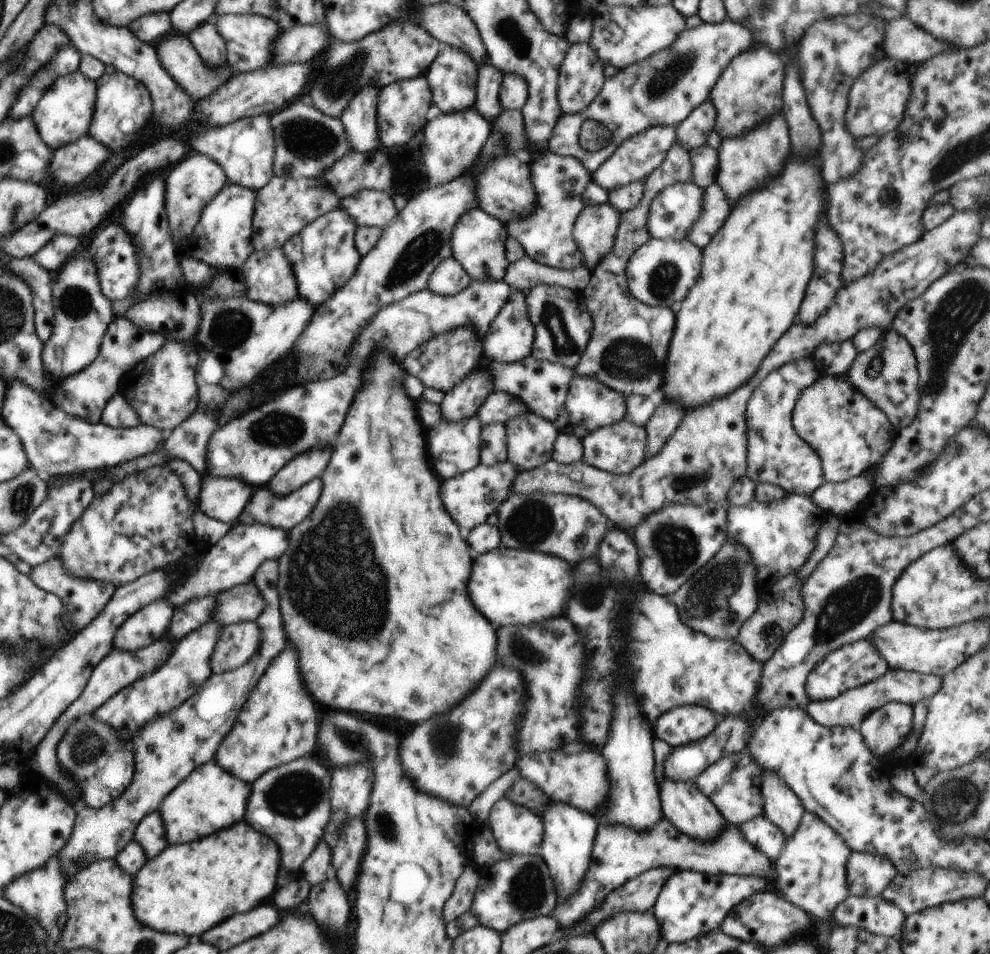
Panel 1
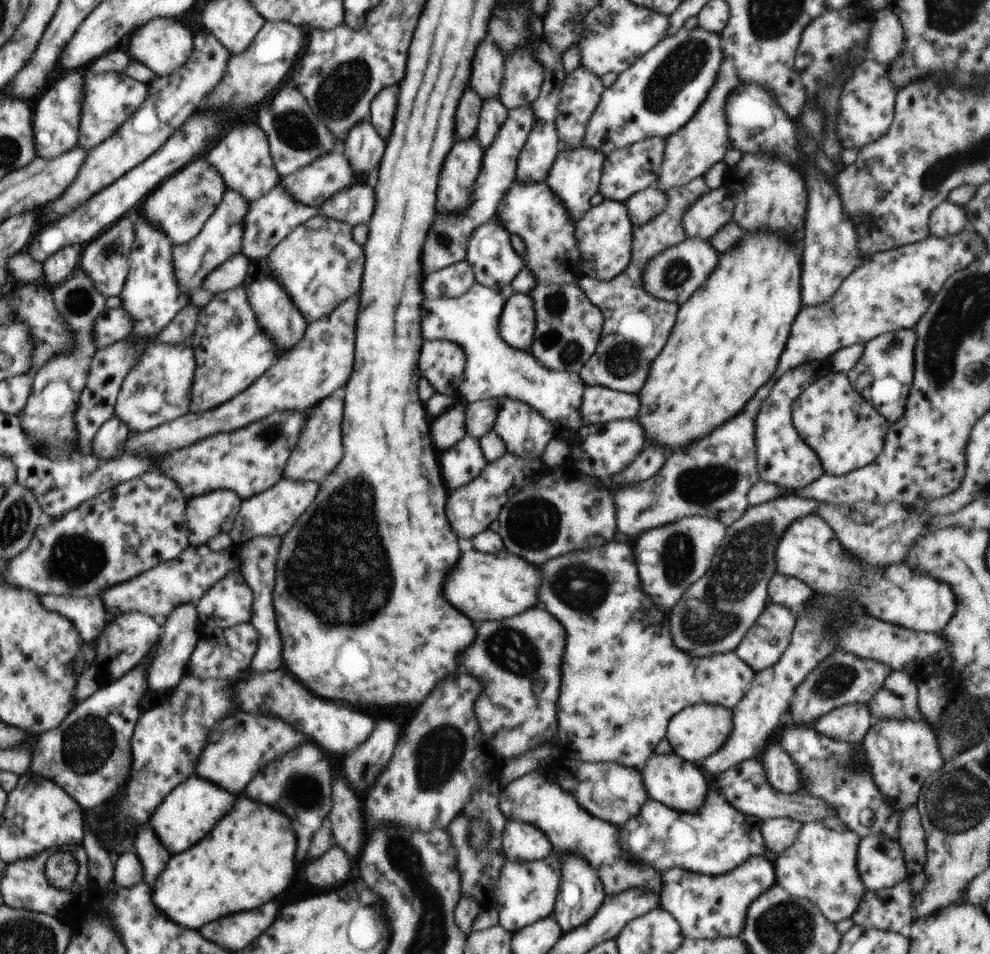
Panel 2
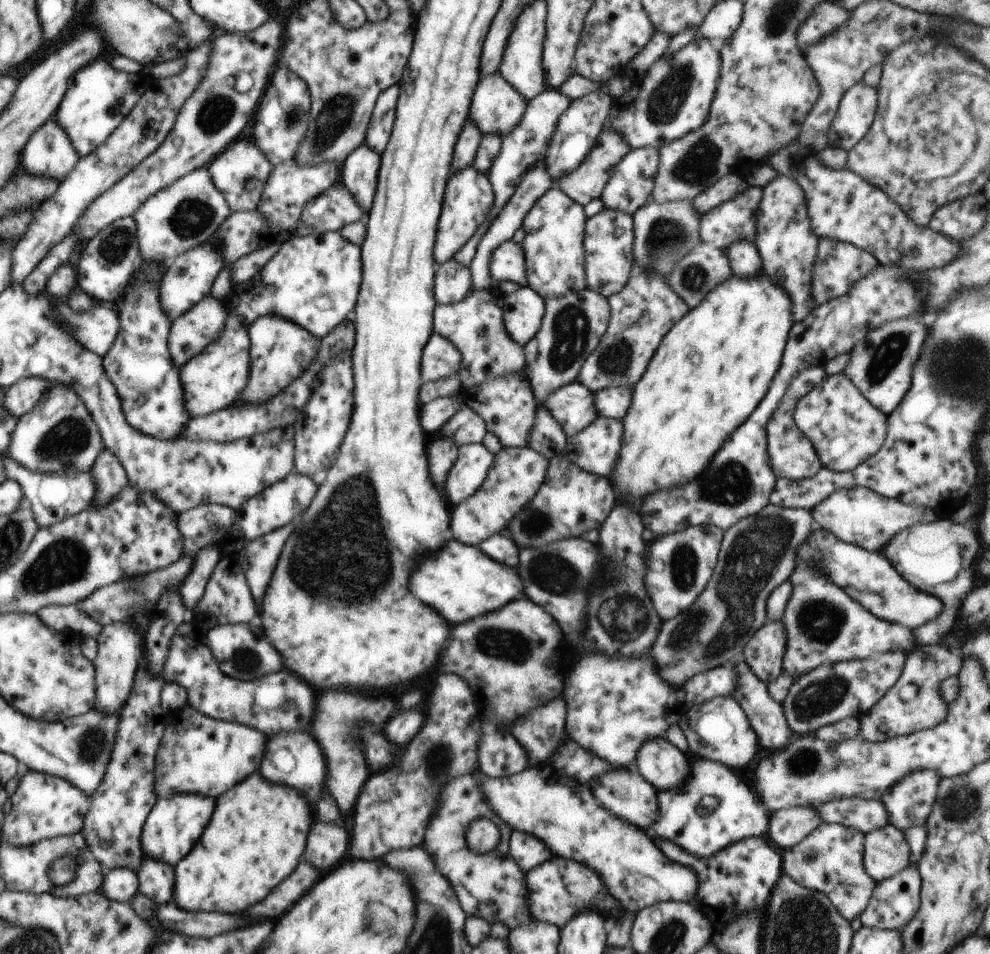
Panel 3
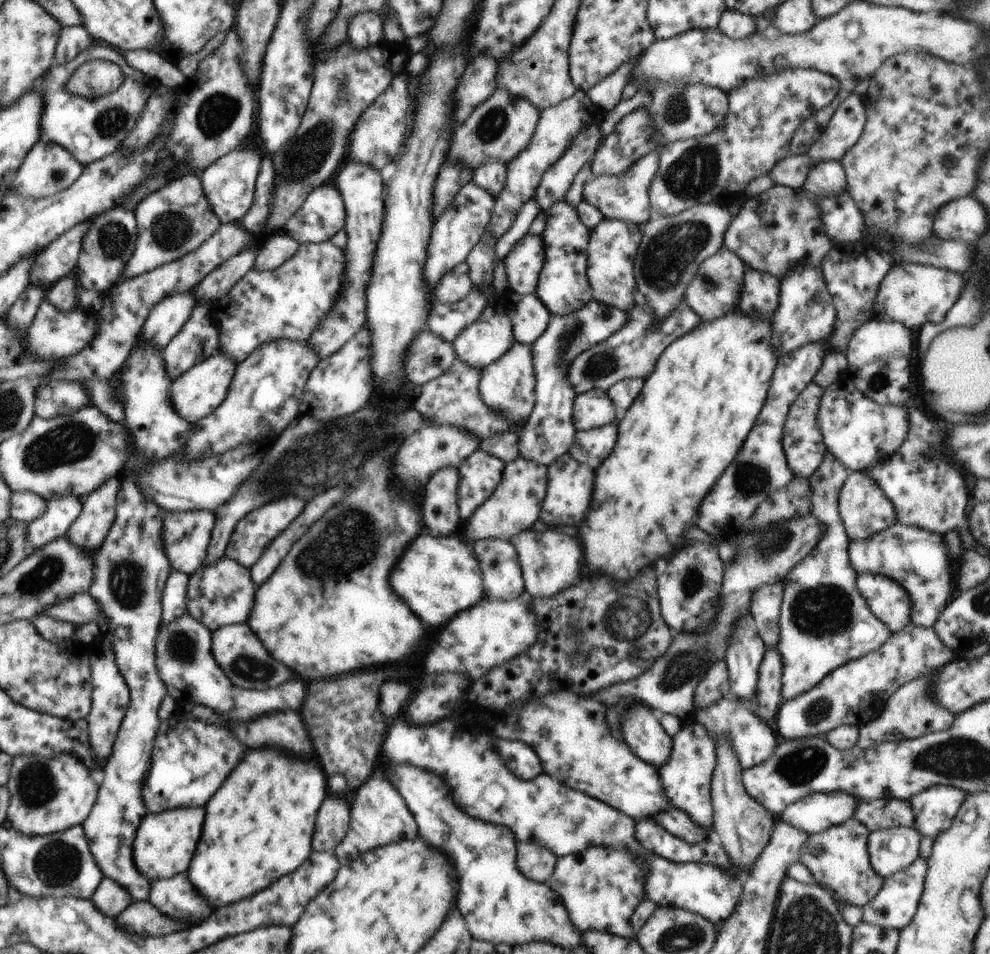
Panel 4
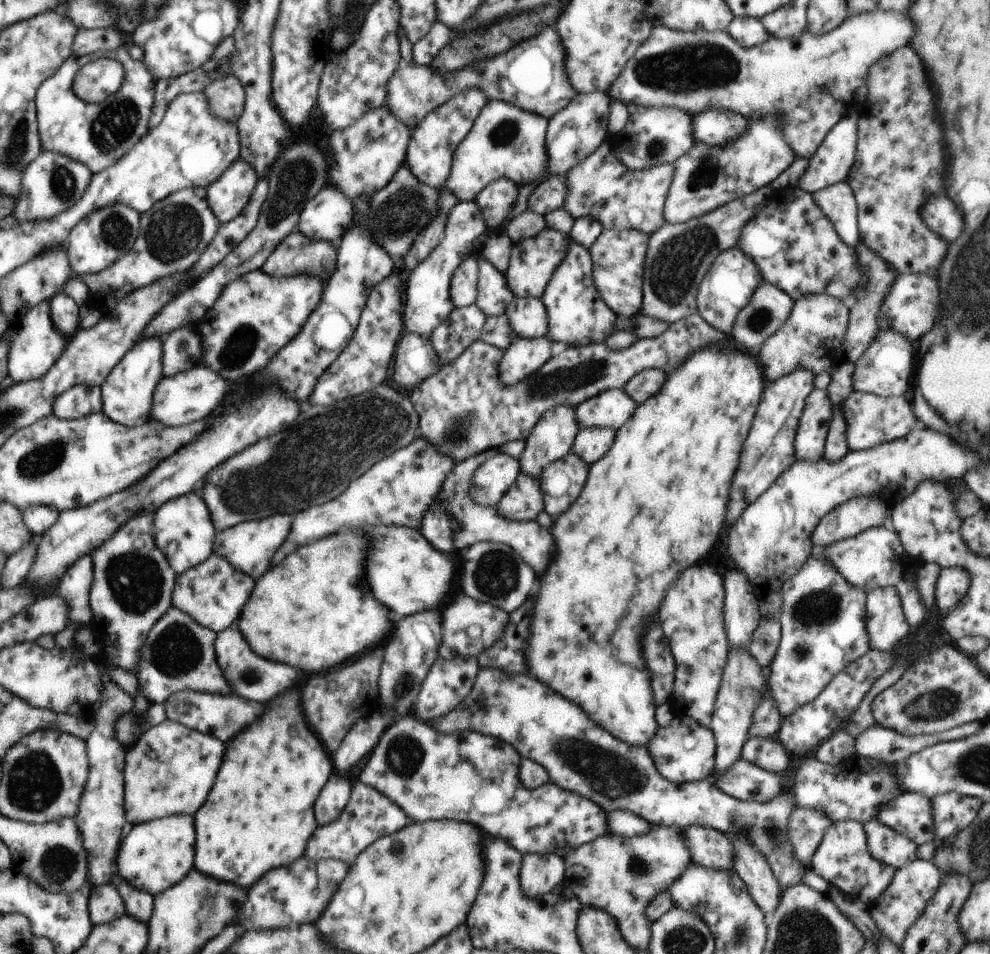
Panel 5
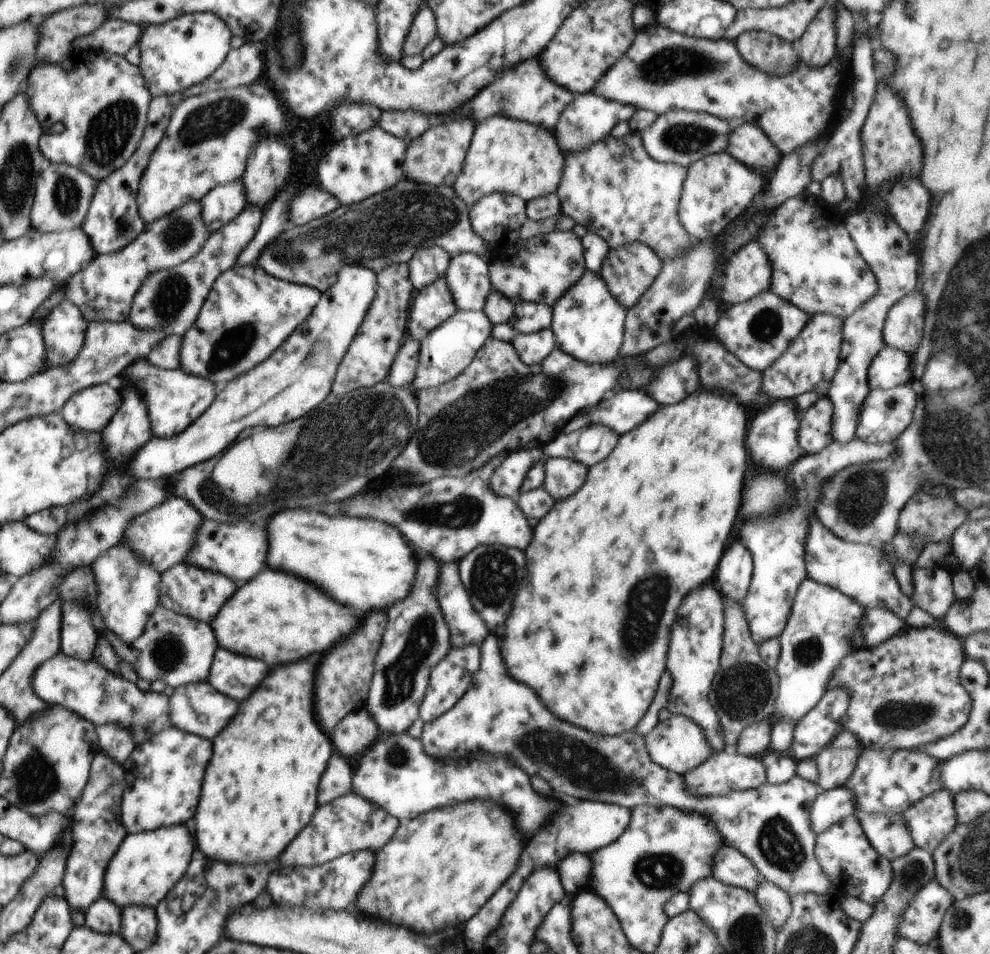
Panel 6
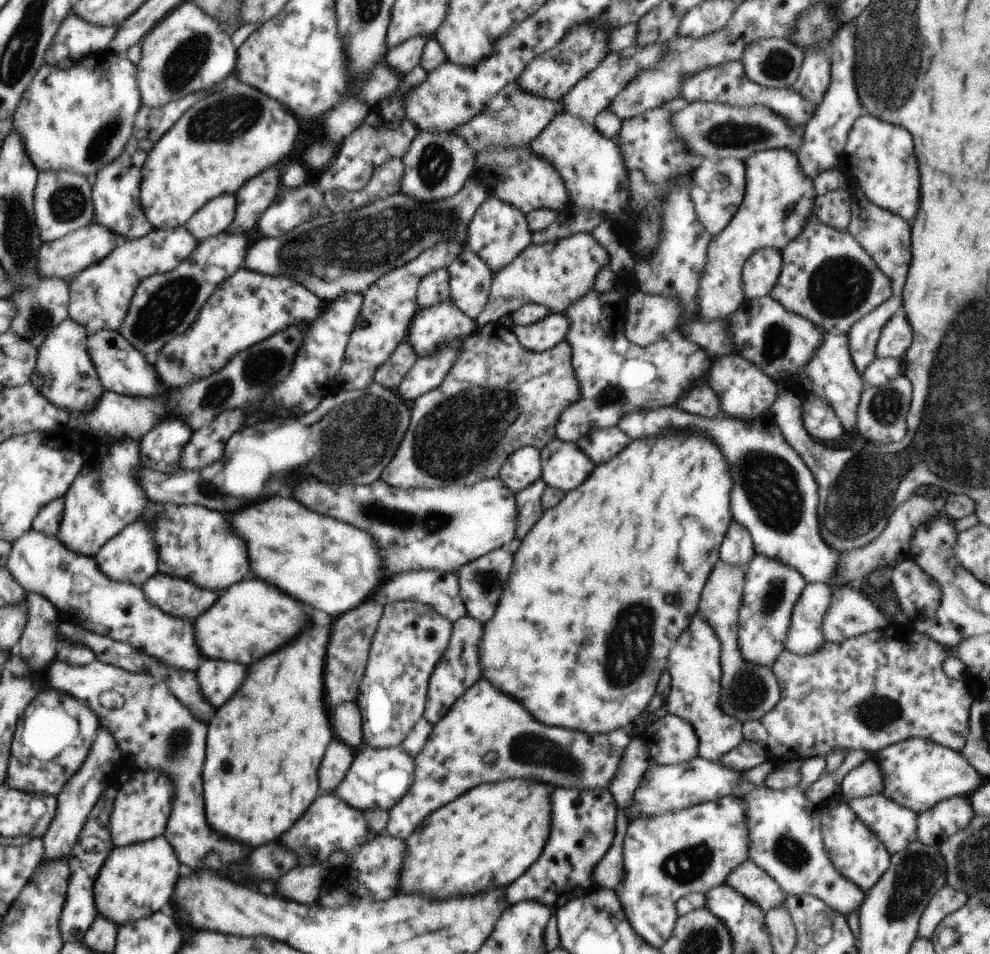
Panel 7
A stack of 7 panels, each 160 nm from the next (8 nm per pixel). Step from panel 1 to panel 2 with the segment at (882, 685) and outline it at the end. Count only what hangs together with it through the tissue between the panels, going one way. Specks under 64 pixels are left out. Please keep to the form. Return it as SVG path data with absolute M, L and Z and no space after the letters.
M867 703L846 705L821 716L812 728L838 742L862 742L874 724Z

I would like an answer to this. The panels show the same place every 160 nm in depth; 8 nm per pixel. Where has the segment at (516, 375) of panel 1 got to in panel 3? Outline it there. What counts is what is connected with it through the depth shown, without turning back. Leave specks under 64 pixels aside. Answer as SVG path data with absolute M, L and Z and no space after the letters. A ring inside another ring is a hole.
M498 287L468 294L462 301L449 305L436 304L434 333L449 340L461 352L461 369L458 374L468 390L484 382L488 376L524 373L524 349L514 342L505 329L503 300L506 294ZM578 380L547 397L545 405L568 437L583 431L599 416L595 407L595 393Z

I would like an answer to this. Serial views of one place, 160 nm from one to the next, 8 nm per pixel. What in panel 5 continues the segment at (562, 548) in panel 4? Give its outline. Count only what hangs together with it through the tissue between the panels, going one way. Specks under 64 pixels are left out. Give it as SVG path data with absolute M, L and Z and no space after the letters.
M490 449L473 457L468 457L461 463L456 463L446 480L440 487L438 494L438 502L442 500L442 508L446 510L446 514L452 518L452 540L454 540L454 548L458 552L470 548L473 544L496 541L506 543L510 548L513 548L534 570L536 574L542 574L546 570L546 566L550 564L550 558L554 554L554 540L550 536L550 532L543 526L539 526L537 521L513 521L508 517L501 515L497 507L482 506L478 504L471 495L472 479L476 469L480 468L483 462L489 458L500 454L498 449Z

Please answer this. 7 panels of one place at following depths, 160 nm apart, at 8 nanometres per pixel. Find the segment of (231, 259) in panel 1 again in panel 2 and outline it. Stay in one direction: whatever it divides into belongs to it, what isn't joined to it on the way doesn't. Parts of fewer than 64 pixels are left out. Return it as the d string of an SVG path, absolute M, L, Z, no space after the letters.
M227 189L223 199L220 201L212 216L208 218L202 230L191 240L184 245L176 245L173 247L172 264L174 267L175 279L178 288L186 295L192 296L193 292L203 286L205 277L208 276L215 268L218 268L227 258L241 252L243 242L243 220L244 215L249 210L249 202L237 192Z

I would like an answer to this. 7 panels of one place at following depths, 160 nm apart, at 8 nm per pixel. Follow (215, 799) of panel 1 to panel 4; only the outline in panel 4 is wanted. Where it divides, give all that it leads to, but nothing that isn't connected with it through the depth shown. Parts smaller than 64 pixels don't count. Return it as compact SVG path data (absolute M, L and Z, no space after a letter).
M180 808L162 814L150 814L137 828L132 846L132 858L136 868L150 881L169 879L186 872L200 840L204 824L204 808Z

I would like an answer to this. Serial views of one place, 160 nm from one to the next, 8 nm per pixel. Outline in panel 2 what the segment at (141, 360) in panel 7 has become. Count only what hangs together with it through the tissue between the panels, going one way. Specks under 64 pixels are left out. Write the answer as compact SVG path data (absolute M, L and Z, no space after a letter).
M244 286L216 293L202 308L195 324L192 352L196 366L190 390L190 412L212 410L244 392L254 380L260 378L260 374L272 366L276 356L274 344L258 328L256 315L244 294Z

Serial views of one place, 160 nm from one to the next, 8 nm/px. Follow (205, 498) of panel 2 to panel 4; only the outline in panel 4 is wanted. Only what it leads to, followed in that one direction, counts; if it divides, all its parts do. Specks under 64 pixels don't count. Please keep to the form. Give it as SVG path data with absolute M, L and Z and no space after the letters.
M205 510L172 513L174 522L164 518L163 543L174 571L191 575L205 564L206 548L214 528L214 512Z

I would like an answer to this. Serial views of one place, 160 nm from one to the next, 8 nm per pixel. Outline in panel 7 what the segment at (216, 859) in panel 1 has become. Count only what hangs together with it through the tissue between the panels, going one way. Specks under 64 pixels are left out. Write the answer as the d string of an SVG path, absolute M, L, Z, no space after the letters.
M308 624L306 630L302 630L290 644L282 646L280 650L264 656L264 660L258 660L254 662L250 668L248 668L248 676L244 680L244 684L238 688L238 692L232 696L232 700L228 700L224 706L220 706L216 710L216 714L210 718L208 722L208 746L206 746L206 762L204 762L202 770L202 780L204 780L204 800L206 800L206 818L208 818L208 824L228 836L228 838L234 838L234 840L240 840L244 844L250 844L250 846L262 846L262 844L268 844L268 842L274 842L280 838L282 832L286 832L302 814L304 810L314 802L316 794L318 794L318 766L320 766L320 760L330 744L330 720L328 720L328 714L326 714L326 706L324 706L324 656L326 656L326 646L328 646L328 628L324 626L314 626L314 624Z

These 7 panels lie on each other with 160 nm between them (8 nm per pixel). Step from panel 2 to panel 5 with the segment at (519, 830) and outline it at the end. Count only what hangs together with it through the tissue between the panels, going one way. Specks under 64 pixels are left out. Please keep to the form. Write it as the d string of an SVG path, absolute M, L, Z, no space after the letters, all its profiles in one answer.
M526 854L520 868L520 888L526 896L540 896L558 886L564 874L564 860L556 854Z

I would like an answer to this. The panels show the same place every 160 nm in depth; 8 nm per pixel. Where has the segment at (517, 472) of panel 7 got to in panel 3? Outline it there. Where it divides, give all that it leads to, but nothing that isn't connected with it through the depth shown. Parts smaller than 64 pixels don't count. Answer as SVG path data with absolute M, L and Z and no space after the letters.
M484 443L458 447L456 466L446 480L446 496L450 504L463 503L479 490L492 468L494 457Z

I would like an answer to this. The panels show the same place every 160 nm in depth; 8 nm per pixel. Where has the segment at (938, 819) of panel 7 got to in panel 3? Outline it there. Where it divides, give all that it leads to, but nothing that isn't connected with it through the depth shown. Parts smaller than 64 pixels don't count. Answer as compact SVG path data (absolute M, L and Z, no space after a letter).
M847 798L815 804L824 823L840 823L864 834L889 824L889 814L881 800Z

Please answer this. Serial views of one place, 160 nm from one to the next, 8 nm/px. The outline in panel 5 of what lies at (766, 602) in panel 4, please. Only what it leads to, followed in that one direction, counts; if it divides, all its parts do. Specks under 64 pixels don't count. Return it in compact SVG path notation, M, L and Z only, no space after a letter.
M776 618L762 619L752 633L749 651L761 667L769 667L781 641L781 626Z

